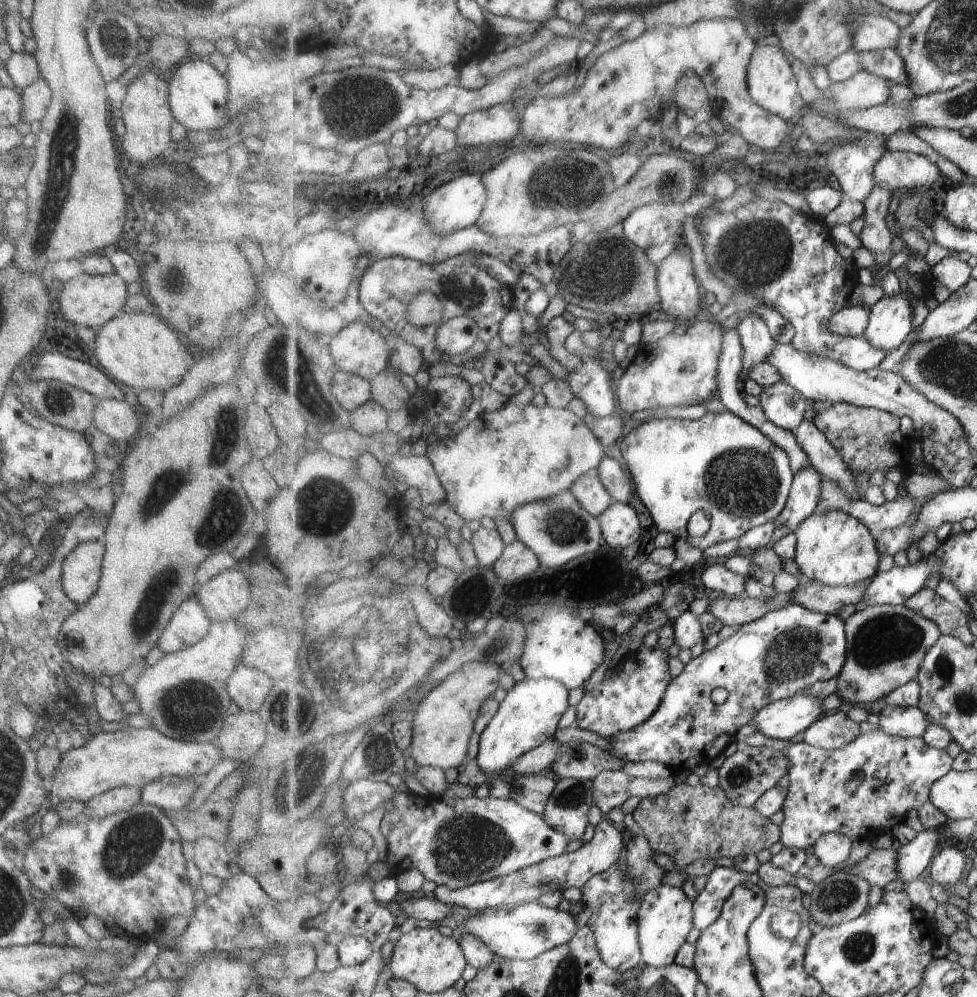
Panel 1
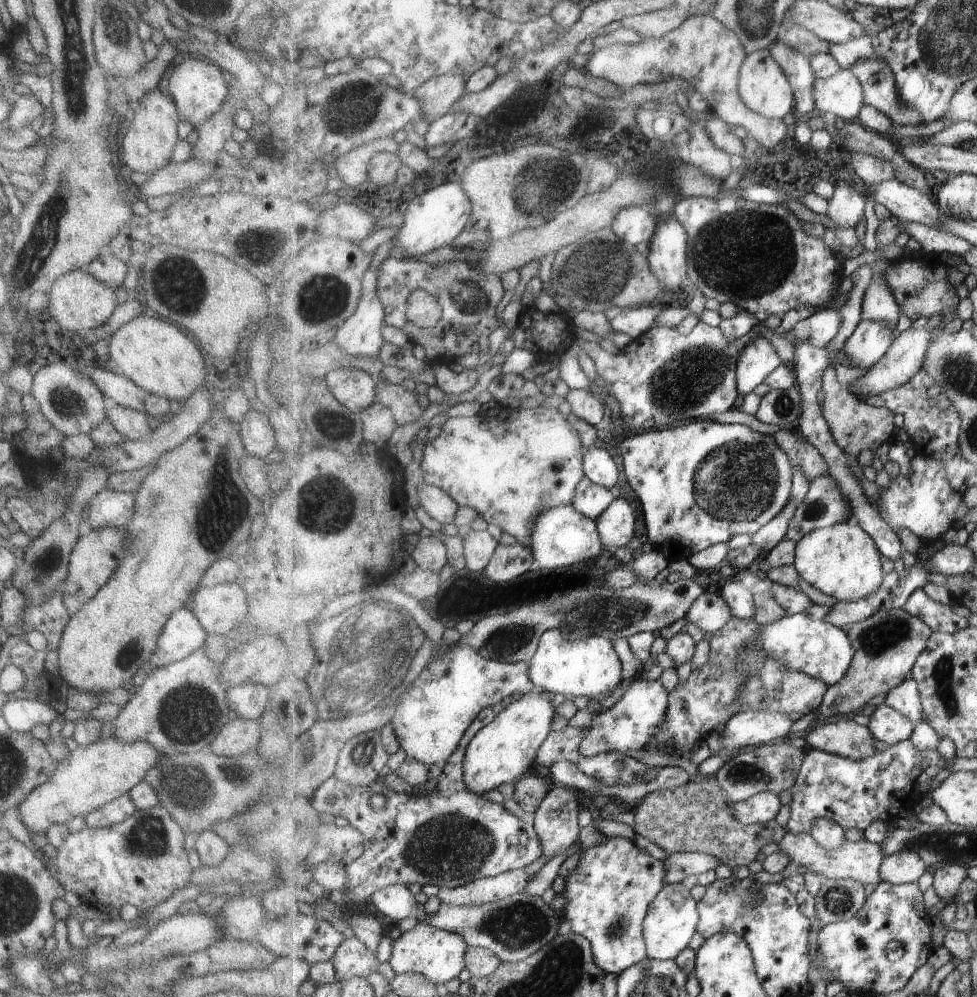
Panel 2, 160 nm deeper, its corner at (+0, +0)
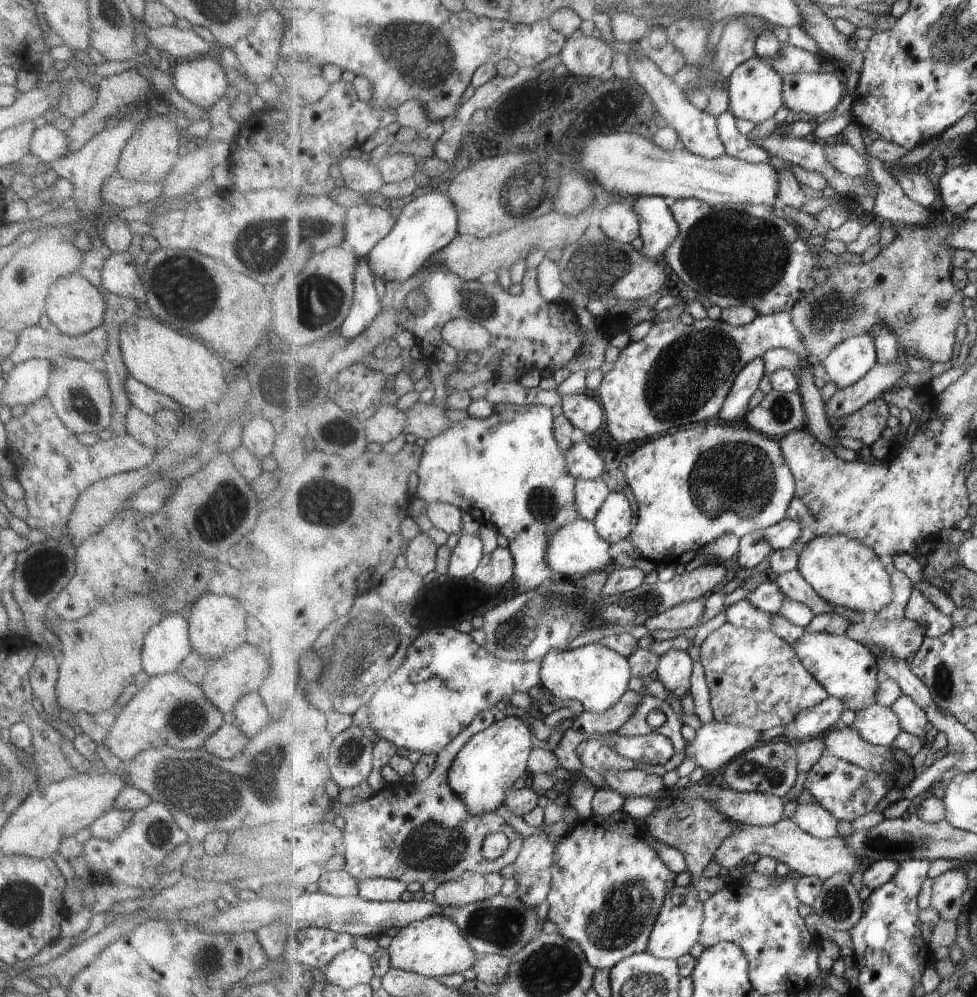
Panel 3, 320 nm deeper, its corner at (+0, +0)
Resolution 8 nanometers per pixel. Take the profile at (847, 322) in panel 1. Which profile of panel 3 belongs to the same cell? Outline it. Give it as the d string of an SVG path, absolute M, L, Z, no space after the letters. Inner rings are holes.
M790 312L760 314L746 325L732 325L719 318L695 320L685 325L678 320L656 319L640 341L630 341L619 353L611 371L604 376L598 392L605 410L604 422L610 436L619 444L656 439L669 428L717 419L737 376L750 362L777 347L804 350L804 340Z

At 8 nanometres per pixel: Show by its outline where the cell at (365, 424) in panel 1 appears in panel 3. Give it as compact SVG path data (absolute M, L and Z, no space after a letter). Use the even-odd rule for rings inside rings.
M383 404L381 410L365 422L368 442L377 442L384 447L403 432L407 417L407 412L398 410L393 405Z

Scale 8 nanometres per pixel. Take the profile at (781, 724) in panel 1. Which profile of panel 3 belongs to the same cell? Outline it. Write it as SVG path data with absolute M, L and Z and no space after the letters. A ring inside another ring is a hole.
M717 719L702 723L695 731L695 738L686 744L686 757L691 758L705 773L719 770L725 764L729 765L741 752L758 746L757 740L761 738L761 731L733 723L722 723Z

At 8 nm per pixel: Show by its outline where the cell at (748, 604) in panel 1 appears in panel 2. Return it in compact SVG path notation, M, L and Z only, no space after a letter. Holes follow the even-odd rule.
M703 593L688 608L684 618L686 622L696 624L705 632L714 633L733 618L732 610L721 594Z

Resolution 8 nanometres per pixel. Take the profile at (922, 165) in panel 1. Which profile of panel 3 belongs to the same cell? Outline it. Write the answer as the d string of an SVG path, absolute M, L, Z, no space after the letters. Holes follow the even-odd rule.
M827 141L823 146L829 162L847 176L859 178L869 172L870 162L867 154L859 154L859 152L848 143L832 143Z

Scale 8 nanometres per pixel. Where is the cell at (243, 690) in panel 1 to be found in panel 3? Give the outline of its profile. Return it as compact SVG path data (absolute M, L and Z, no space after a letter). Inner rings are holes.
M256 691L238 698L232 706L231 714L233 714L232 723L247 741L252 739L269 720L267 709Z

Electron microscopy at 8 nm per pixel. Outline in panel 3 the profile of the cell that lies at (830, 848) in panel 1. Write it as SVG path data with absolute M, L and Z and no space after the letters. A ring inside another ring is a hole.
M800 804L791 819L801 827L801 830L820 839L840 836L839 829L837 829L838 818L819 804Z

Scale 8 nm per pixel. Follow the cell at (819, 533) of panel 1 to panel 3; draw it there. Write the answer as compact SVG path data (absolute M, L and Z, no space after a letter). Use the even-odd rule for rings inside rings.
M825 535L808 542L800 554L799 570L823 600L871 616L885 610L895 594L883 560L867 544L851 535Z

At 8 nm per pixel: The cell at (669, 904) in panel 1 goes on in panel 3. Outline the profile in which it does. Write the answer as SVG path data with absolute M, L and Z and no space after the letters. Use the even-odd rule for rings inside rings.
M692 885L676 886L668 894L660 910L656 925L650 934L647 951L660 959L678 961L700 942L704 920L704 903L699 900L699 890Z

